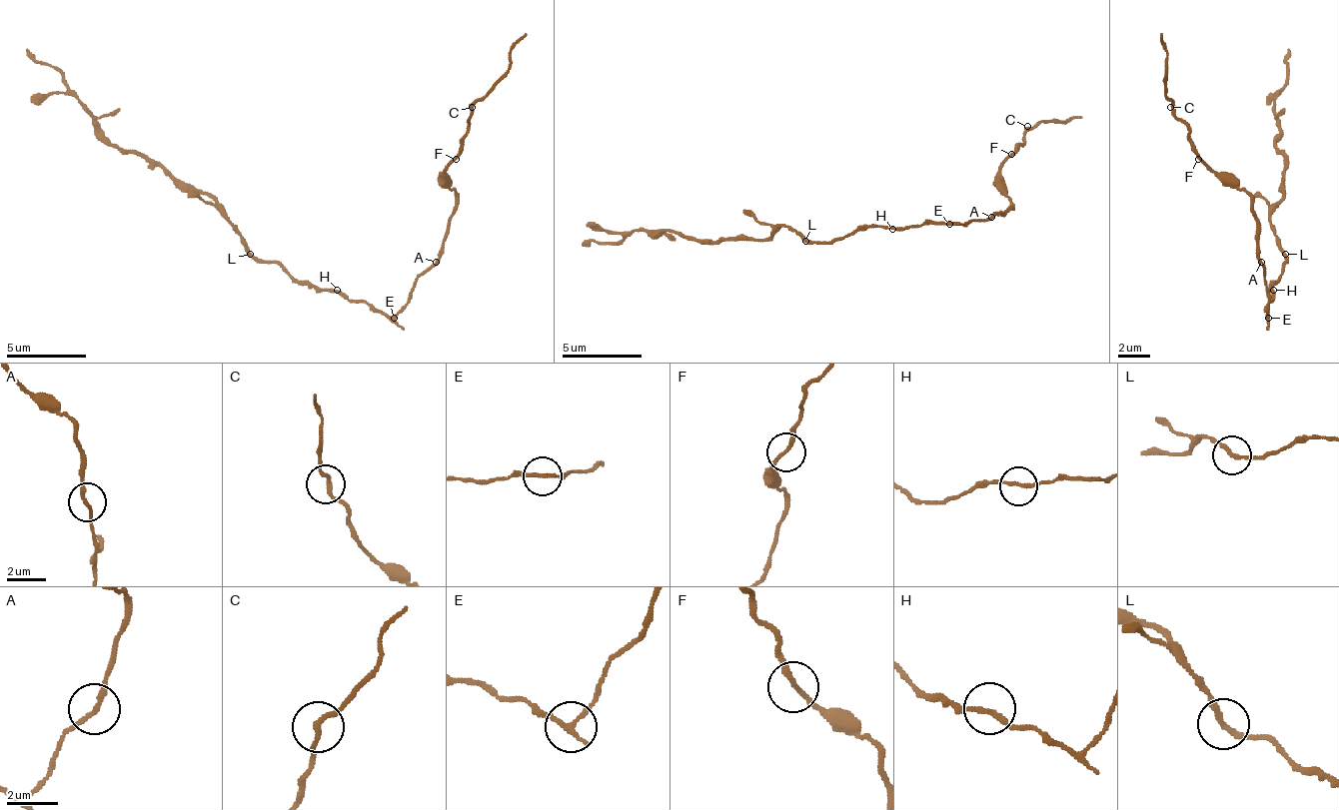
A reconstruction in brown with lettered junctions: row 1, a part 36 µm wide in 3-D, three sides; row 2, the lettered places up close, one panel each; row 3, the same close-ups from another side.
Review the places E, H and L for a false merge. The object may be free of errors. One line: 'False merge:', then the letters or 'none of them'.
False merge: E

